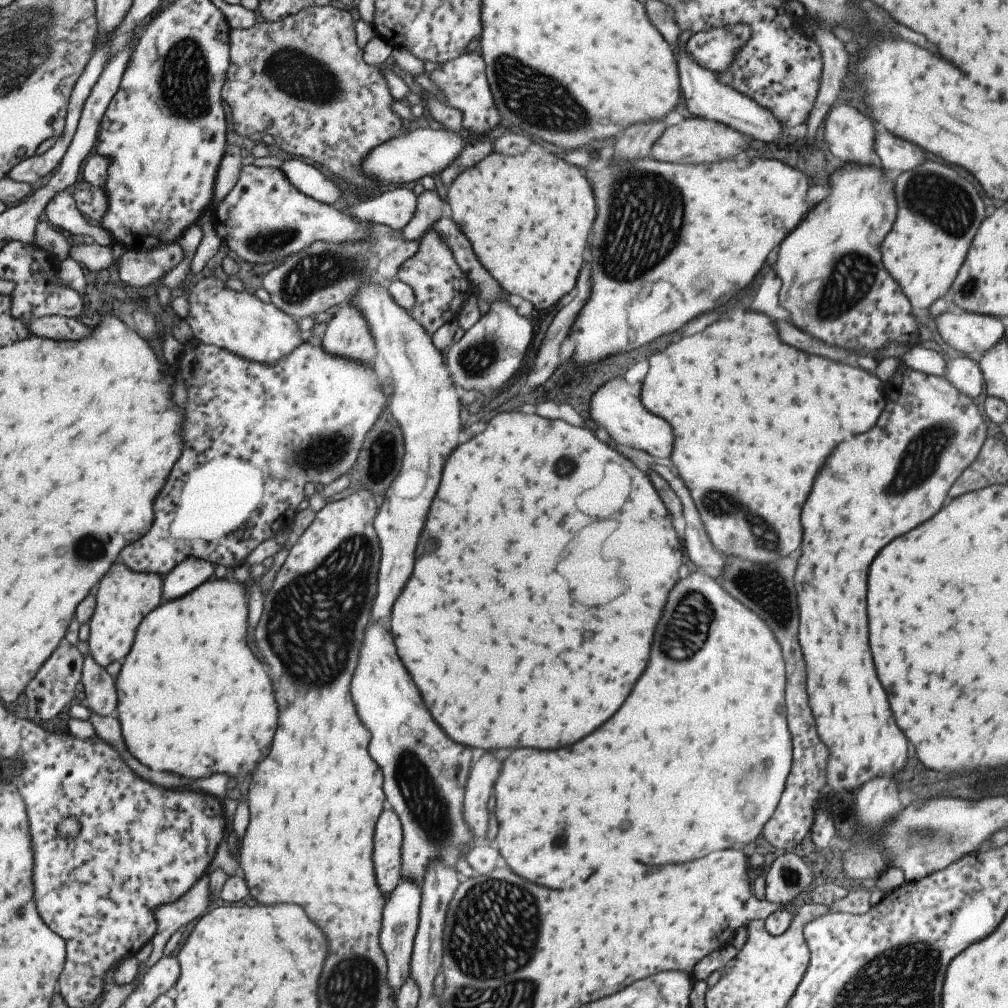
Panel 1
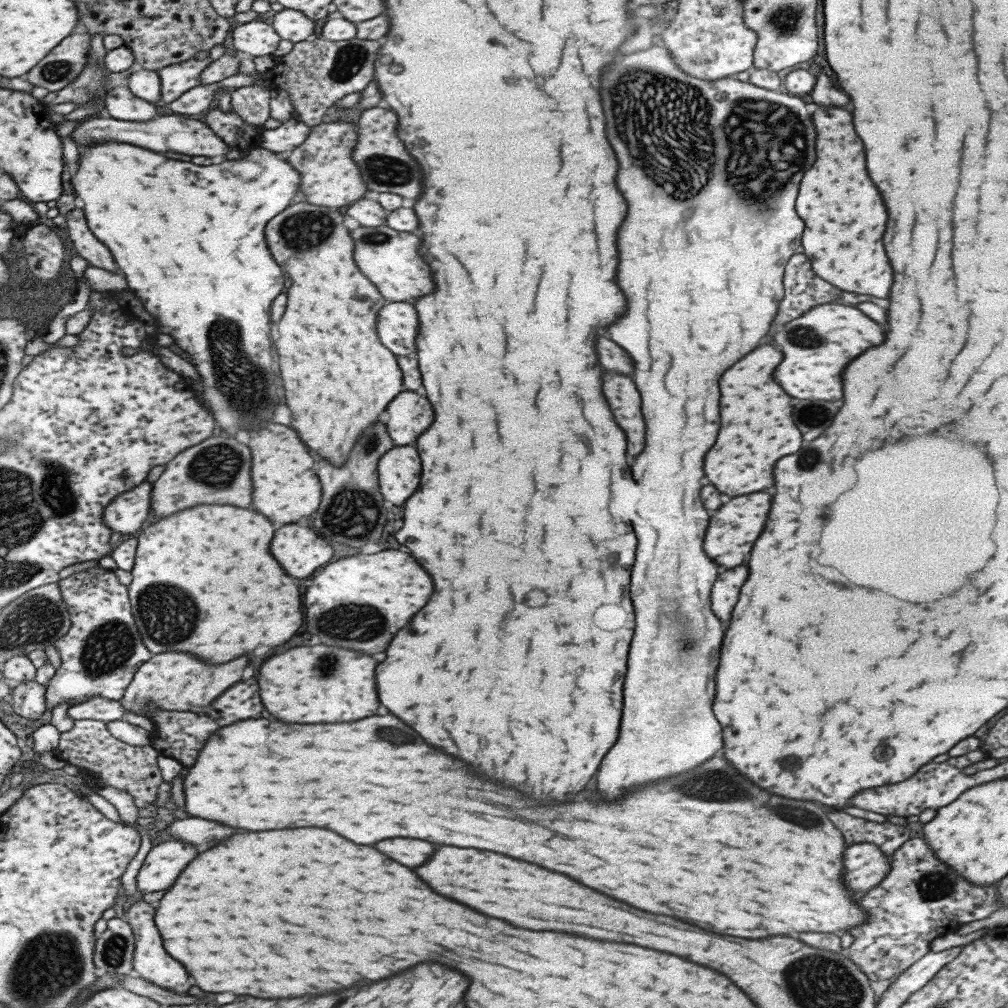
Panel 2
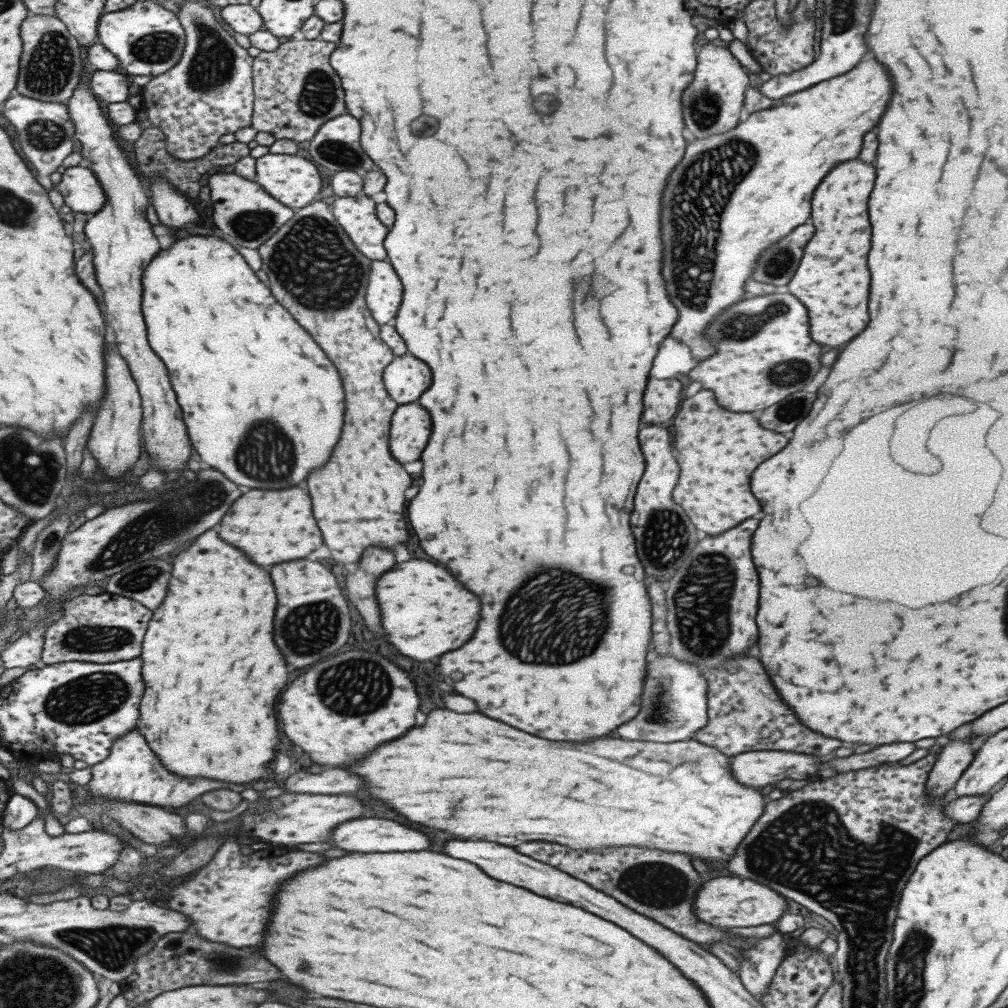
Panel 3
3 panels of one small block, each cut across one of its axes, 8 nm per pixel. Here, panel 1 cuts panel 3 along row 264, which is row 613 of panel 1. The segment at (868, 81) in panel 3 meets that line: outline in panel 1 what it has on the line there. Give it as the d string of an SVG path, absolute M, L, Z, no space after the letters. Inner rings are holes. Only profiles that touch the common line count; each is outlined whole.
M689 574L687 578L679 580L679 582L675 584L675 588L671 588L669 598L667 598L667 604L665 604L665 608L663 608L663 612L661 612L659 624L657 624L657 628L655 628L655 632L653 632L653 642L651 642L651 652L649 652L647 668L643 670L643 674L639 676L639 680L635 682L631 694L629 694L627 700L619 706L619 710L617 710L603 726L599 726L595 732L591 732L589 736L585 736L583 740L579 740L579 742L575 742L575 744L571 744L571 746L567 746L567 748L559 748L559 750L531 750L531 748L517 748L517 750L513 750L513 752L503 760L503 766L501 766L501 772L499 772L499 780L495 780L495 784L493 784L493 798L495 798L493 802L495 802L494 813L495 818L497 819L497 834L495 835L492 845L494 845L499 854L503 856L507 868L509 868L511 872L515 872L517 876L521 876L521 878L533 882L533 884L547 886L547 894L549 894L549 890L571 890L571 888L577 888L577 886L579 886L577 880L589 878L595 870L599 870L601 878L605 878L605 876L609 876L609 872L611 872L613 868L625 864L625 886L623 886L623 884L621 884L621 886L617 884L617 898L621 898L621 904L623 904L623 900L627 900L629 894L631 894L631 882L633 882L633 888L635 888L635 884L639 886L641 878L645 876L645 874L641 872L641 866L637 866L637 864L641 864L641 862L643 862L643 864L649 864L649 866L677 864L677 862L681 864L681 862L689 862L689 860L701 858L701 856L705 856L705 854L709 854L709 852L713 852L713 850L735 848L735 846L741 846L742 848L743 844L747 845L754 841L762 832L765 822L767 822L767 820L773 816L773 812L775 812L775 808L777 807L781 792L784 788L785 778L791 768L792 760L793 748L791 748L791 742L789 742L789 732L787 732L787 722L785 722L785 706L783 706L783 684L785 684L785 676L783 676L783 660L781 660L781 650L779 650L777 644L777 640L775 640L771 628L767 626L767 624L764 624L763 620L761 620L757 614L754 614L750 609L745 608L743 604L739 604L739 602L737 602L735 598L731 598L727 592L723 592L711 578L707 578L707 576L703 576L703 574Z

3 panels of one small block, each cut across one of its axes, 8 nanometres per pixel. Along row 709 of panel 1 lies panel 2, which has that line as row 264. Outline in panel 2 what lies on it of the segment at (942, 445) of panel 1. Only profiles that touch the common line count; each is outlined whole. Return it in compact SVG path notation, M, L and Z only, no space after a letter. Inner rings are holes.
M817 108L813 114L813 126L817 132L817 138L815 138L817 154L815 154L813 166L803 174L799 182L799 194L795 200L797 216L805 222L805 230L801 238L803 254L811 262L813 272L825 282L833 284L835 288L873 296L873 298L887 298L889 286L891 286L891 268L881 246L881 236L885 228L885 206L879 198L879 192L875 190L875 186L865 174L863 148L853 132L851 114L841 108L827 108L827 110Z

